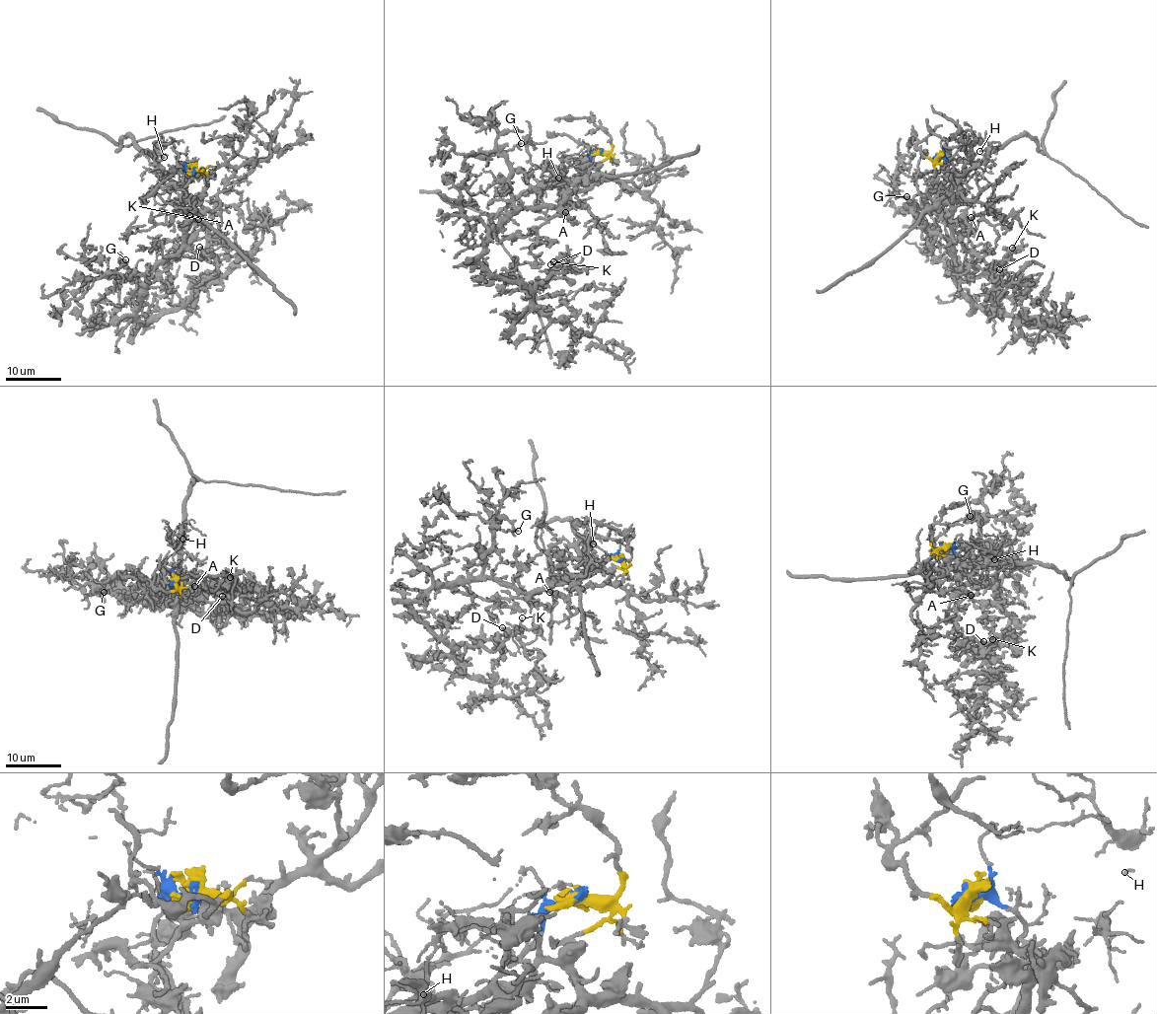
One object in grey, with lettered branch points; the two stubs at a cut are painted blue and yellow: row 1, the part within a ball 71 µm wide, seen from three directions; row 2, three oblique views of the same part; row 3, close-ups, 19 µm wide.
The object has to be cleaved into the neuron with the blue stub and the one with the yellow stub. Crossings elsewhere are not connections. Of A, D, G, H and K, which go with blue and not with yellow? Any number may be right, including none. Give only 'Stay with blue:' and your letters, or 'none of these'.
Stay with blue: H

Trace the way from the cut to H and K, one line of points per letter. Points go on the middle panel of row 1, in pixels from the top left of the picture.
H: (601, 150), (570, 179), (547, 182), (558, 179)
K: (601, 150), (598, 184), (520, 210), (478, 259), (528, 286), (564, 274), (564, 258), (552, 261)

